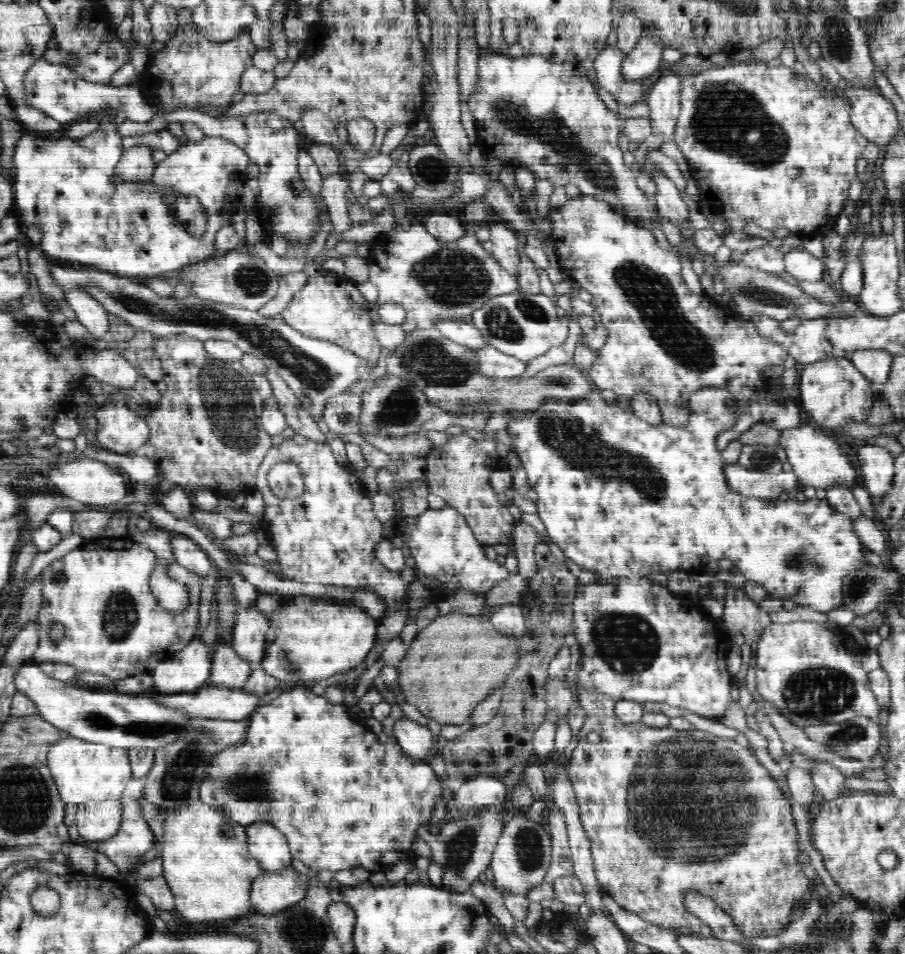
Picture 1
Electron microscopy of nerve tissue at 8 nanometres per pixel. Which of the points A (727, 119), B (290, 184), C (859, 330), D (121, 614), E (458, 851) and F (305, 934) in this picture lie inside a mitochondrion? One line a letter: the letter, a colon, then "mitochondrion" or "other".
A: mitochondrion
B: mitochondrion
C: other
D: mitochondrion
E: mitochondrion
F: mitochondrion

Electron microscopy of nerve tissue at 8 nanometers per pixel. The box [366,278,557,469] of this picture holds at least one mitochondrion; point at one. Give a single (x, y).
(430, 360)

